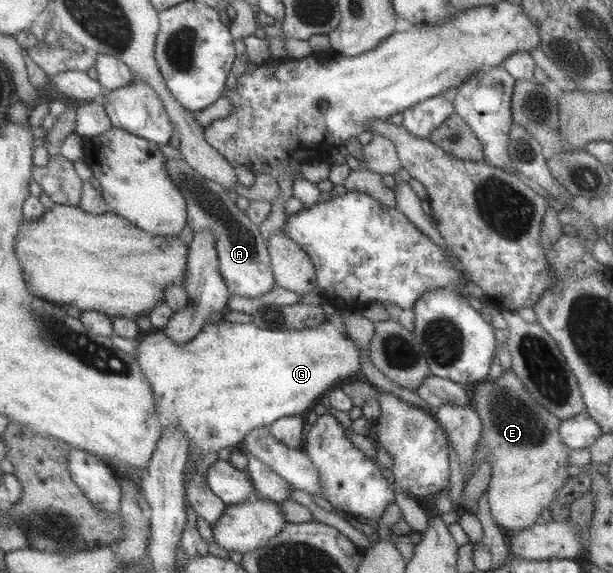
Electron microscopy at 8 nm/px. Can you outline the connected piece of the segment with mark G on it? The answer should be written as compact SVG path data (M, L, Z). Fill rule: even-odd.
M327 305L325 308L326 318L324 322L321 322L316 327L305 328L304 330L272 330L272 329L263 329L259 326L256 326L254 323L238 323L238 322L228 322L222 320L217 323L210 323L209 325L204 325L203 329L194 337L190 342L185 342L182 346L178 343L175 343L170 336L165 334L164 330L149 330L147 332L143 332L140 338L137 340L136 346L136 361L138 362L138 367L142 371L142 374L146 377L146 380L150 383L152 387L152 398L155 402L155 409L157 414L157 419L161 424L162 434L164 430L167 428L171 428L171 426L179 426L184 433L185 438L187 438L189 444L189 459L195 460L195 469L189 474L189 477L185 481L185 500L187 500L187 504L192 506L192 508L196 511L196 514L202 516L204 520L209 522L210 524L214 524L226 508L226 503L212 492L212 489L209 487L207 483L207 479L202 477L200 471L198 471L197 466L202 464L202 460L206 454L210 454L210 452L218 452L222 450L222 448L231 448L236 446L236 444L240 444L240 442L244 442L246 435L256 428L260 428L261 426L267 427L270 426L273 422L276 422L279 418L294 416L294 415L306 415L311 410L311 404L320 396L320 394L324 394L326 390L332 390L332 388L338 386L342 381L346 381L348 379L359 378L356 376L358 371L361 371L360 365L360 357L362 356L361 352L359 352L359 347L356 346L356 343L348 338L348 335L345 331L345 322L343 322L343 313L341 308L331 307Z

